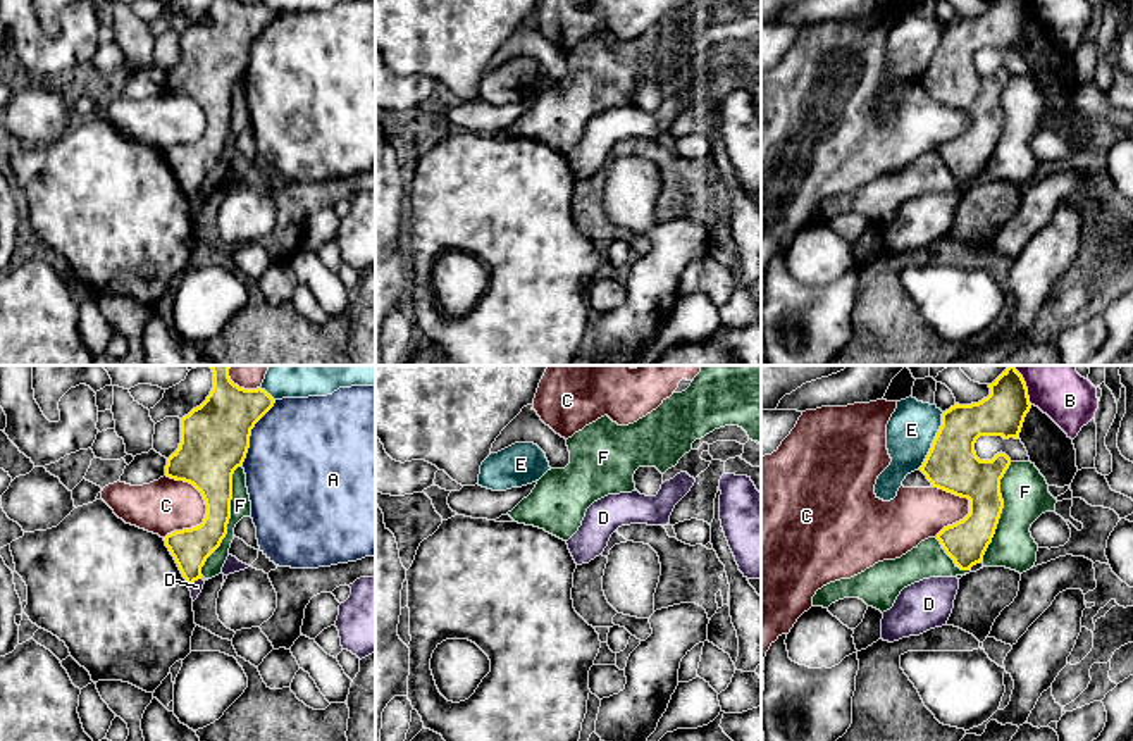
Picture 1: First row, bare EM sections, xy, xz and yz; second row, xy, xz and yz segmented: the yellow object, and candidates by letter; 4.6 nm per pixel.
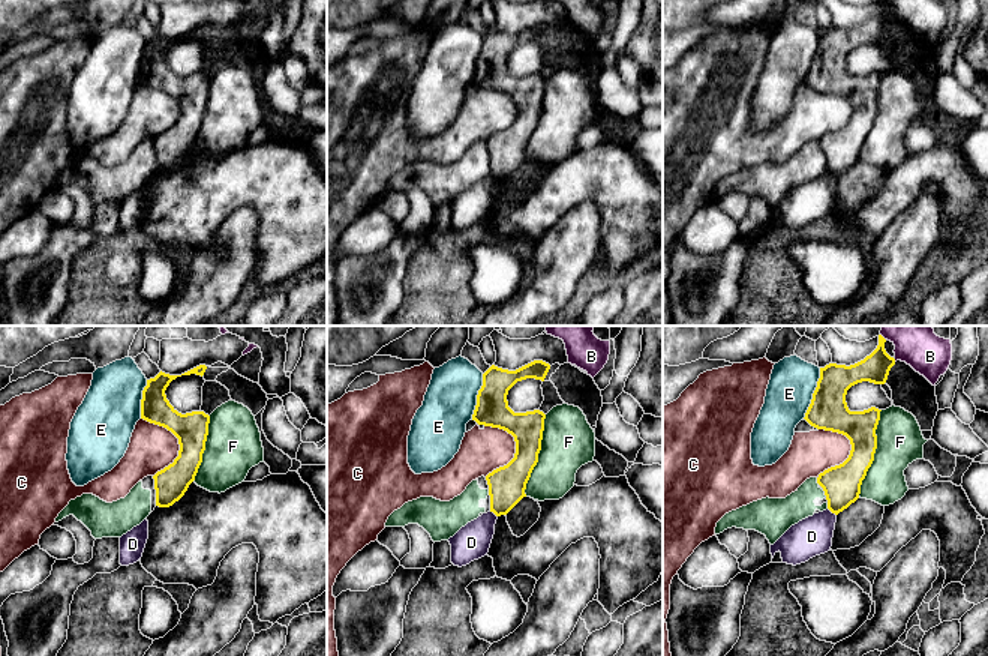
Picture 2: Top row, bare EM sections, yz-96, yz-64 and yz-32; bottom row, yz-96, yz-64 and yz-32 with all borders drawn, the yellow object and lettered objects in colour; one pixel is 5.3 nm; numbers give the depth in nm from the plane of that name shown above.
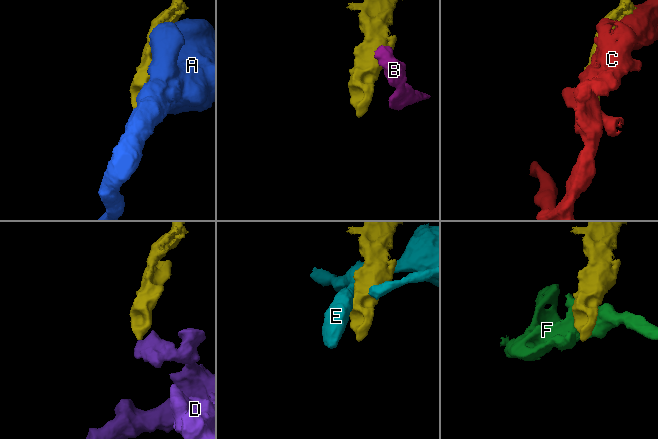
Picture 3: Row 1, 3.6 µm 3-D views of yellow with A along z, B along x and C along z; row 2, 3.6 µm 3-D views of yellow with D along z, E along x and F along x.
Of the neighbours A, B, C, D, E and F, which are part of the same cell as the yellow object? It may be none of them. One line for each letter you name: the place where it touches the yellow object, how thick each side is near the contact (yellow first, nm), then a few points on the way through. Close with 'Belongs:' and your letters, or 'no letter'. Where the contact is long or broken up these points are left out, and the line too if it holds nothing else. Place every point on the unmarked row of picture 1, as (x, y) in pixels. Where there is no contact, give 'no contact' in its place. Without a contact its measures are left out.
Belongs: no letter

